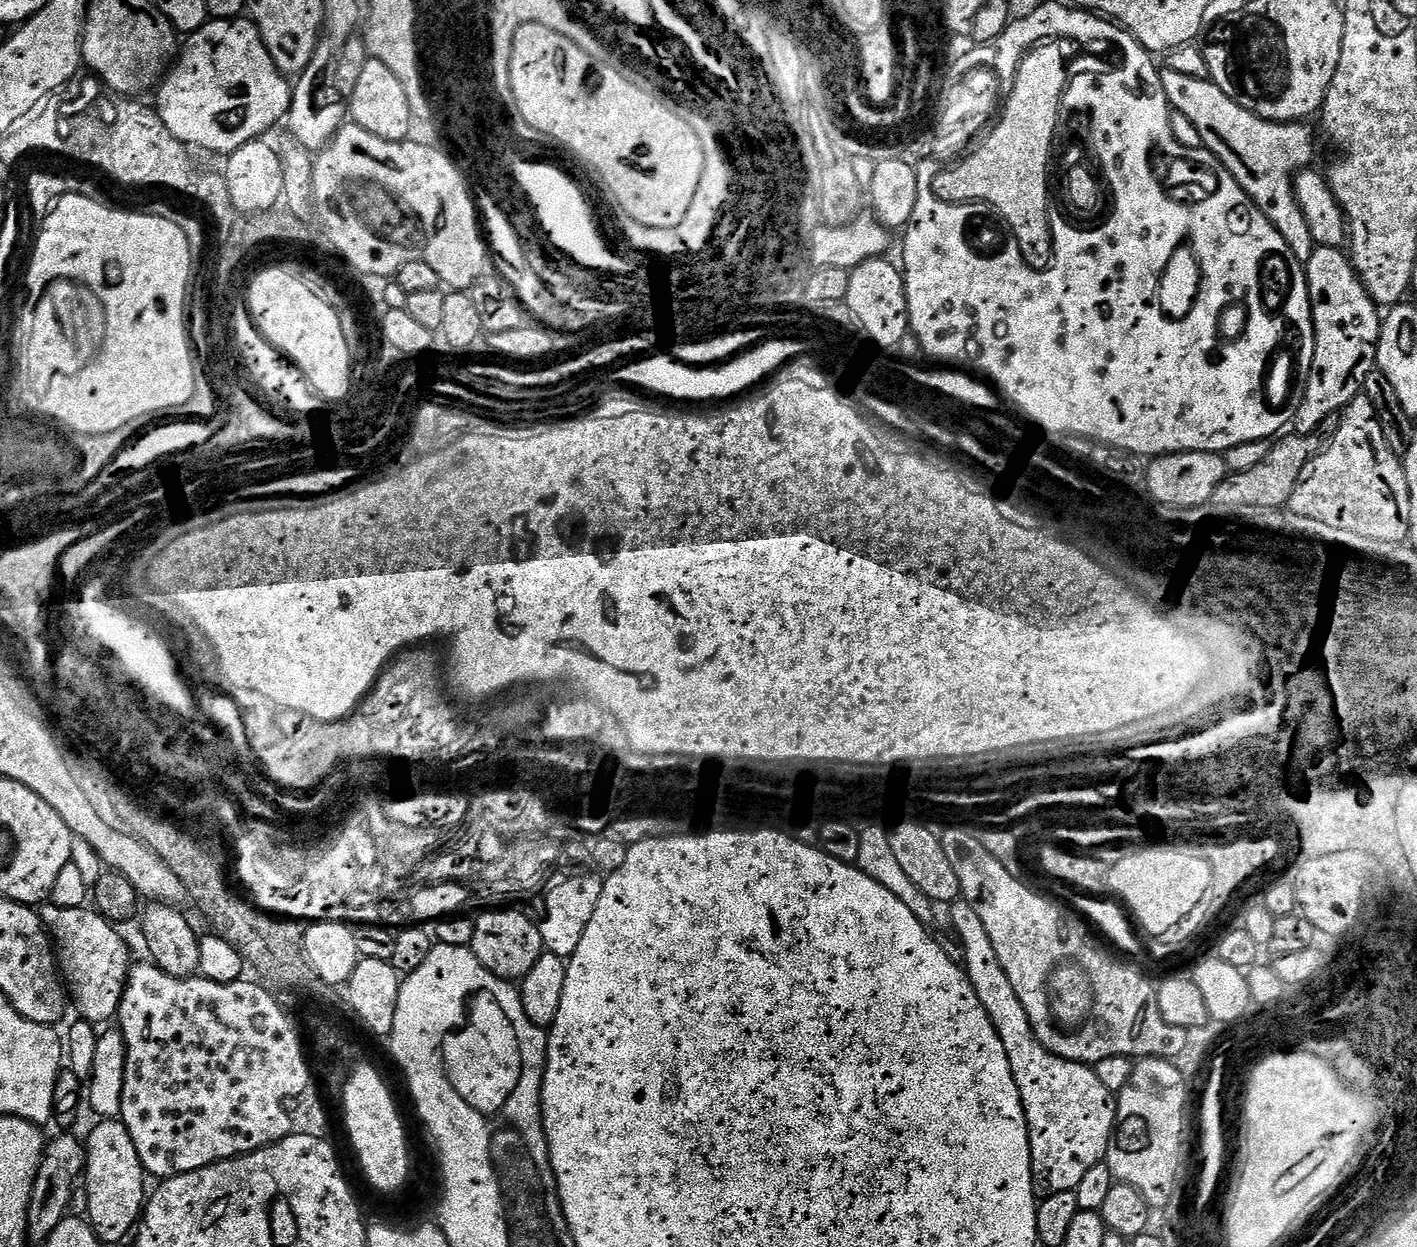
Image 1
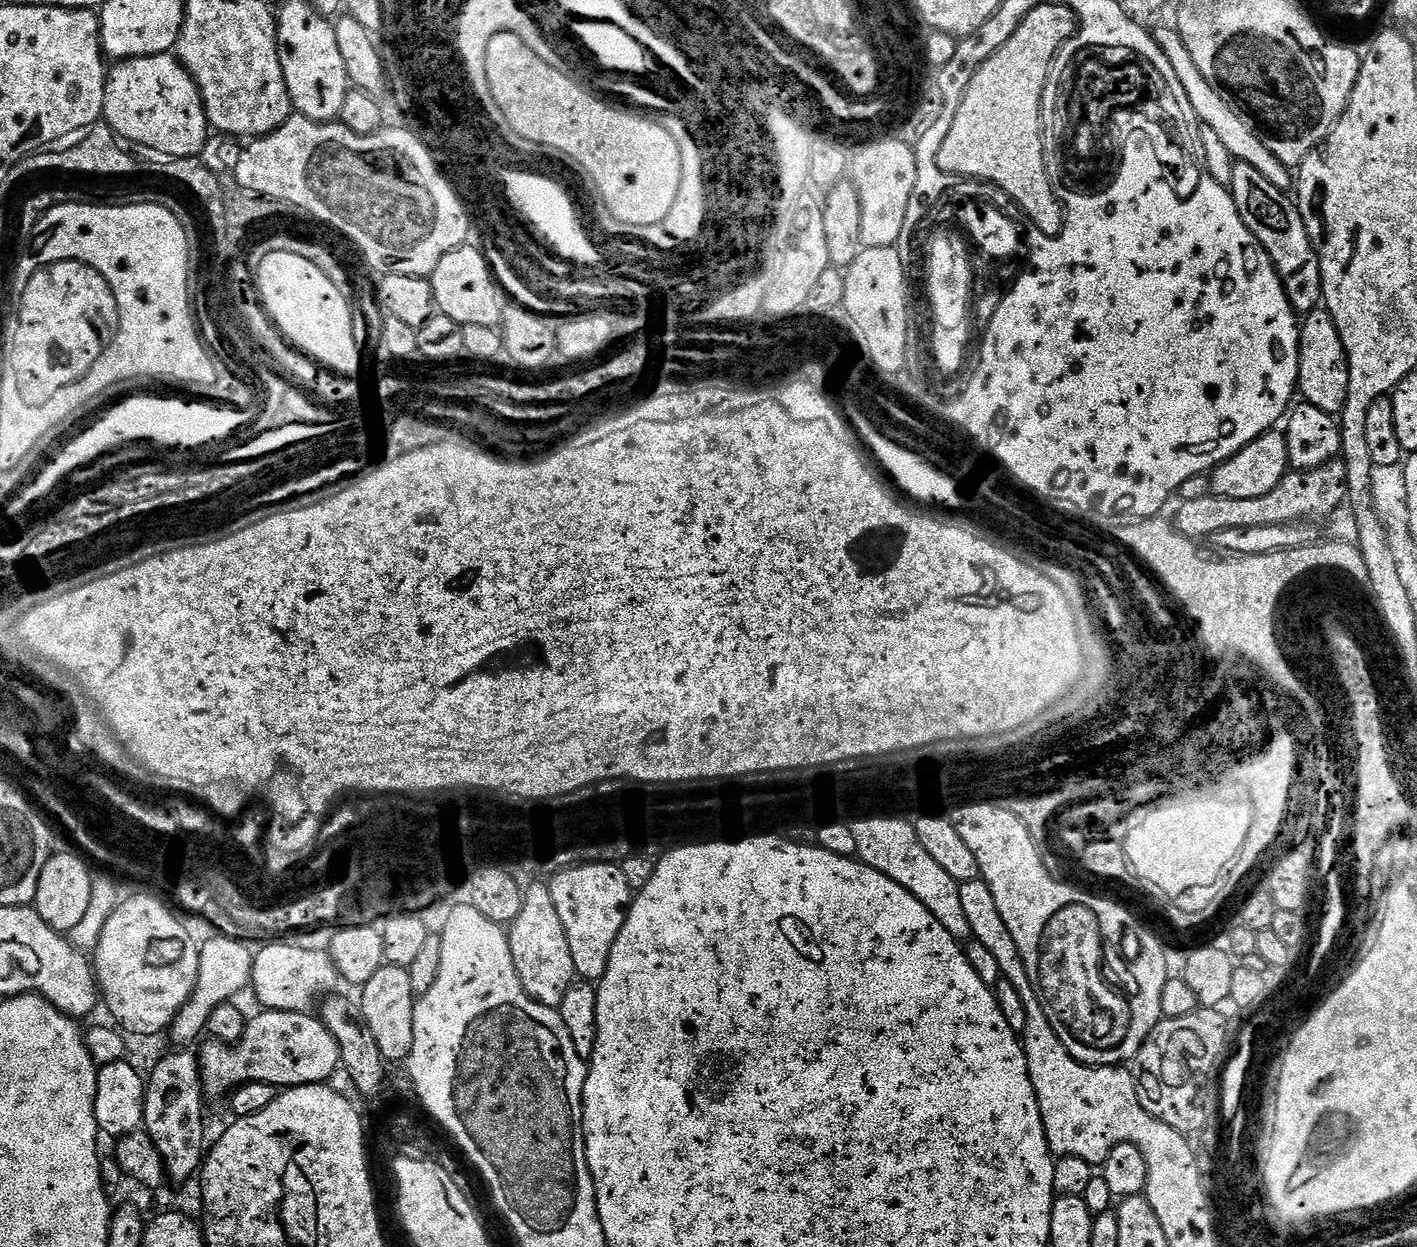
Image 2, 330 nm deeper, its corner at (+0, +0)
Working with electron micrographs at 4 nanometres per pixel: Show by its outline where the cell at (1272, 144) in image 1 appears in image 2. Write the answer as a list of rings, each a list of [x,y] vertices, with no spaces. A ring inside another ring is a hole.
[[[1239,162],[1232,165],[1230,191],[1242,222],[1246,222],[1250,234],[1258,238],[1266,254],[1270,254],[1276,272],[1284,284],[1286,298],[1292,303],[1293,312],[1307,314],[1321,307],[1324,299],[1322,270],[1295,199],[1288,192],[1278,190],[1278,186],[1266,182],[1266,178],[1262,178],[1262,174],[1254,170],[1254,166]]]

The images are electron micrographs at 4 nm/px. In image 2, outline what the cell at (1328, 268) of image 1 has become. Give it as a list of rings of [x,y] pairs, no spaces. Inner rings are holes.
[[[1315,308],[1303,317],[1300,324],[1299,395],[1307,403],[1318,406],[1318,410],[1339,414],[1344,411],[1349,382],[1348,355],[1342,346],[1338,326],[1334,326],[1334,318],[1328,313],[1327,308]]]

